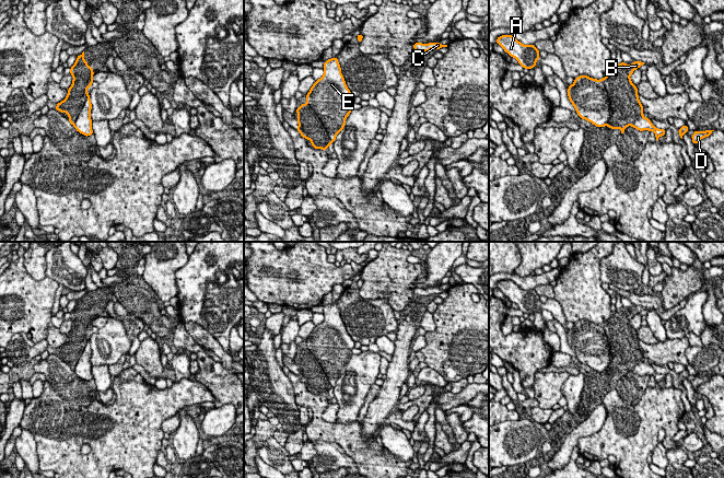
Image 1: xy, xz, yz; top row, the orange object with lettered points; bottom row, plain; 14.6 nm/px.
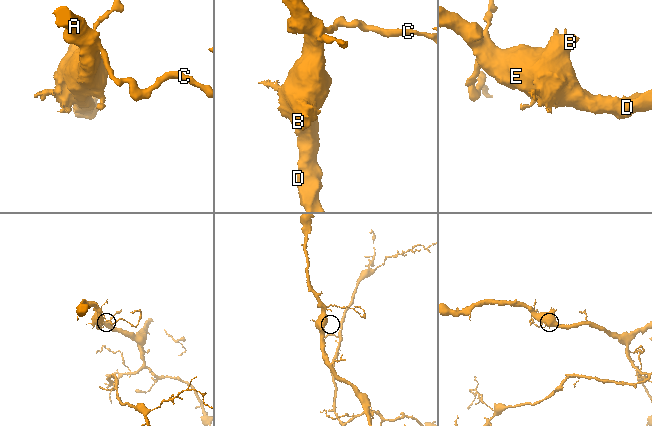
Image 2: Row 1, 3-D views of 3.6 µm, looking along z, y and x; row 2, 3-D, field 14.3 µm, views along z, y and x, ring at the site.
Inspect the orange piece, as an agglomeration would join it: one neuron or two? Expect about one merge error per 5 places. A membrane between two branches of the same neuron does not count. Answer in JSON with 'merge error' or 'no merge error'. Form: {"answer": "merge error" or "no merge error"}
{"answer": "no merge error"}

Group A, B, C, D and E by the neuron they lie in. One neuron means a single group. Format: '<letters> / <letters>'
A B C D E

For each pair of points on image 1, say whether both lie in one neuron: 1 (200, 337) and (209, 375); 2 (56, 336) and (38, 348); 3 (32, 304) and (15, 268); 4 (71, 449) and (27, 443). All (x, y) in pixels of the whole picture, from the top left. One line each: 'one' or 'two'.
1: two
2: two
3: one
4: two

